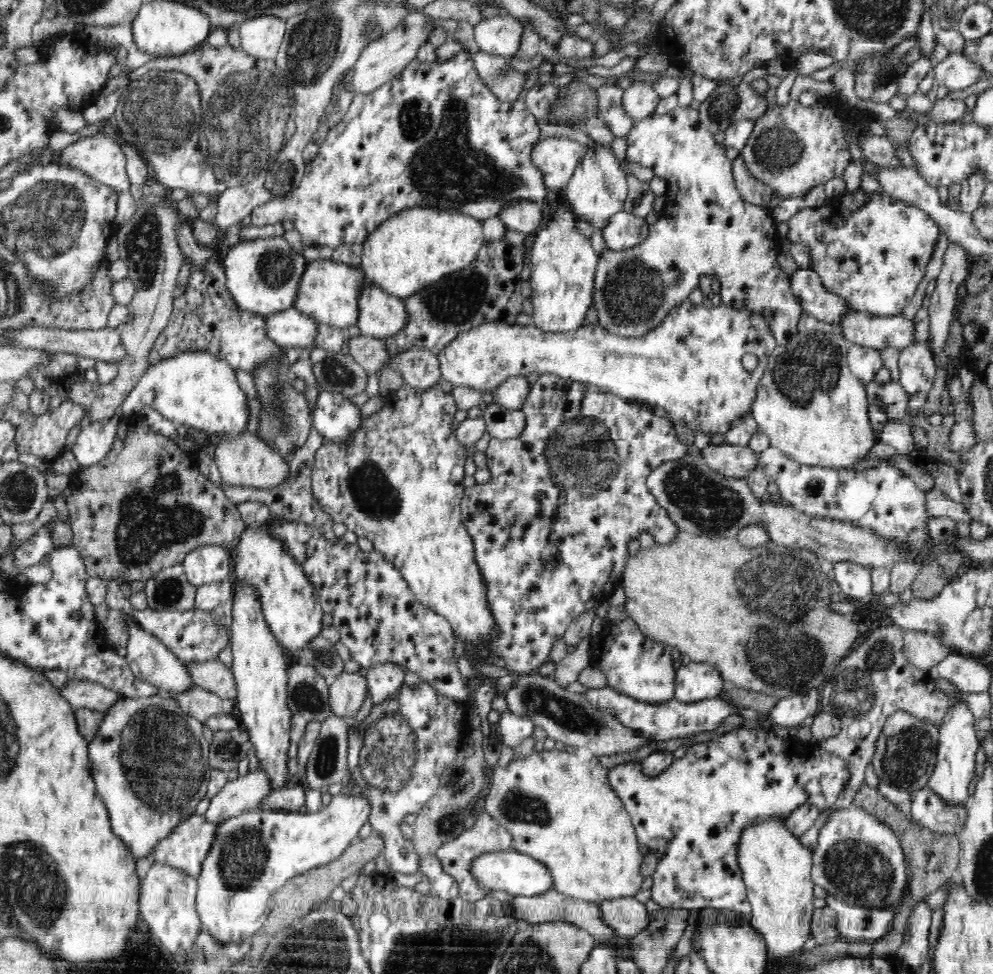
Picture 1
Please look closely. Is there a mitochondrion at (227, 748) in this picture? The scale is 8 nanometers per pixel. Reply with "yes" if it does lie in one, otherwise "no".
yes

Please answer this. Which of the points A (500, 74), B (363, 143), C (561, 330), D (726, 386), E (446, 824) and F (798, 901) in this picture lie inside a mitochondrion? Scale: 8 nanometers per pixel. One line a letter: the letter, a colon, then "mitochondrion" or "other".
A: mitochondrion
B: other
C: other
D: other
E: mitochondrion
F: other

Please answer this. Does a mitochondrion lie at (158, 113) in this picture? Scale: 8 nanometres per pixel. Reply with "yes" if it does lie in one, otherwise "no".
yes

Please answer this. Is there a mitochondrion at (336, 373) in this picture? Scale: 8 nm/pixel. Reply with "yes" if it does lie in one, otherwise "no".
yes

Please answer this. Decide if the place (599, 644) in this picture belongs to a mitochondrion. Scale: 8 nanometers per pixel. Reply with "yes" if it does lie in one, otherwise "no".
no

